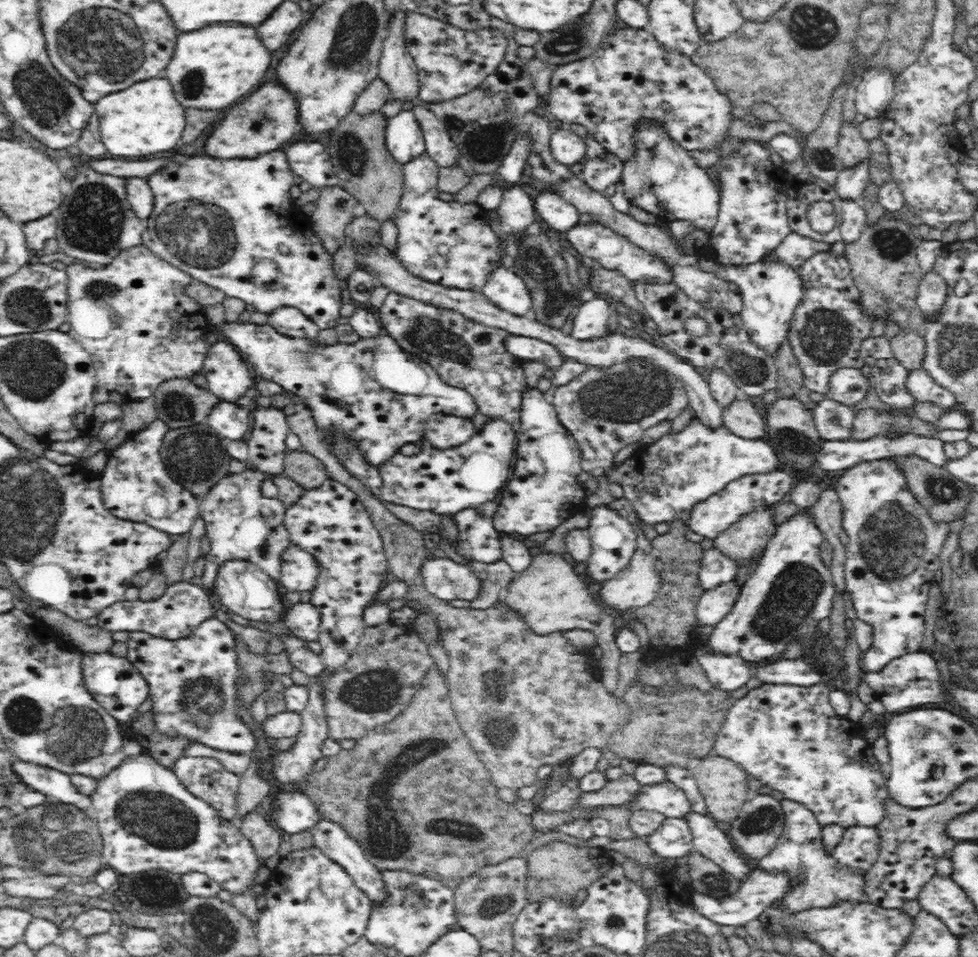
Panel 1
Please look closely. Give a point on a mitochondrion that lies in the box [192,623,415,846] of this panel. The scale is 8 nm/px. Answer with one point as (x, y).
(370, 691)

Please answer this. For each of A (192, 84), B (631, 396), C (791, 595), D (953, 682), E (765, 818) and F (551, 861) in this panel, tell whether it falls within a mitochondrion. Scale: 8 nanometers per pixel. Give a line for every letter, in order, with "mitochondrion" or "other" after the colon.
A: mitochondrion
B: mitochondrion
C: mitochondrion
D: other
E: mitochondrion
F: other

